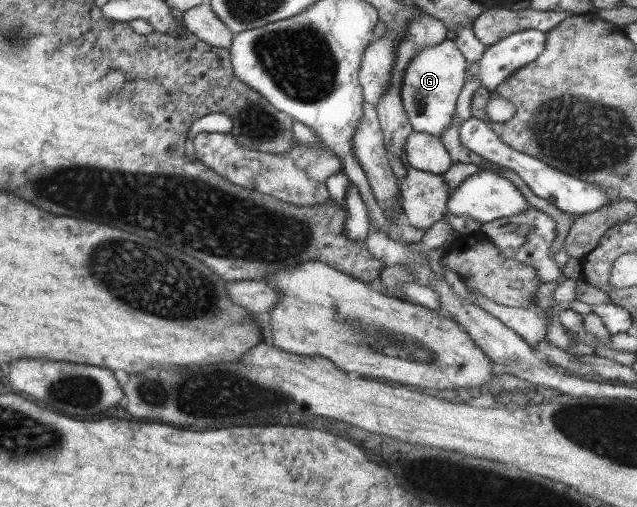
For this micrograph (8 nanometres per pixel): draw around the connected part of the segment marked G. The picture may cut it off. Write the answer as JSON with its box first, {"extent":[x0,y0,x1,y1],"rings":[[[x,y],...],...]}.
{"extent":[399,39,467,138],"rings":[[[447,39],[412,55],[403,70],[399,97],[413,131],[422,131],[439,138],[449,125],[451,116],[455,115],[455,102],[465,83],[467,64],[454,42]]]}

